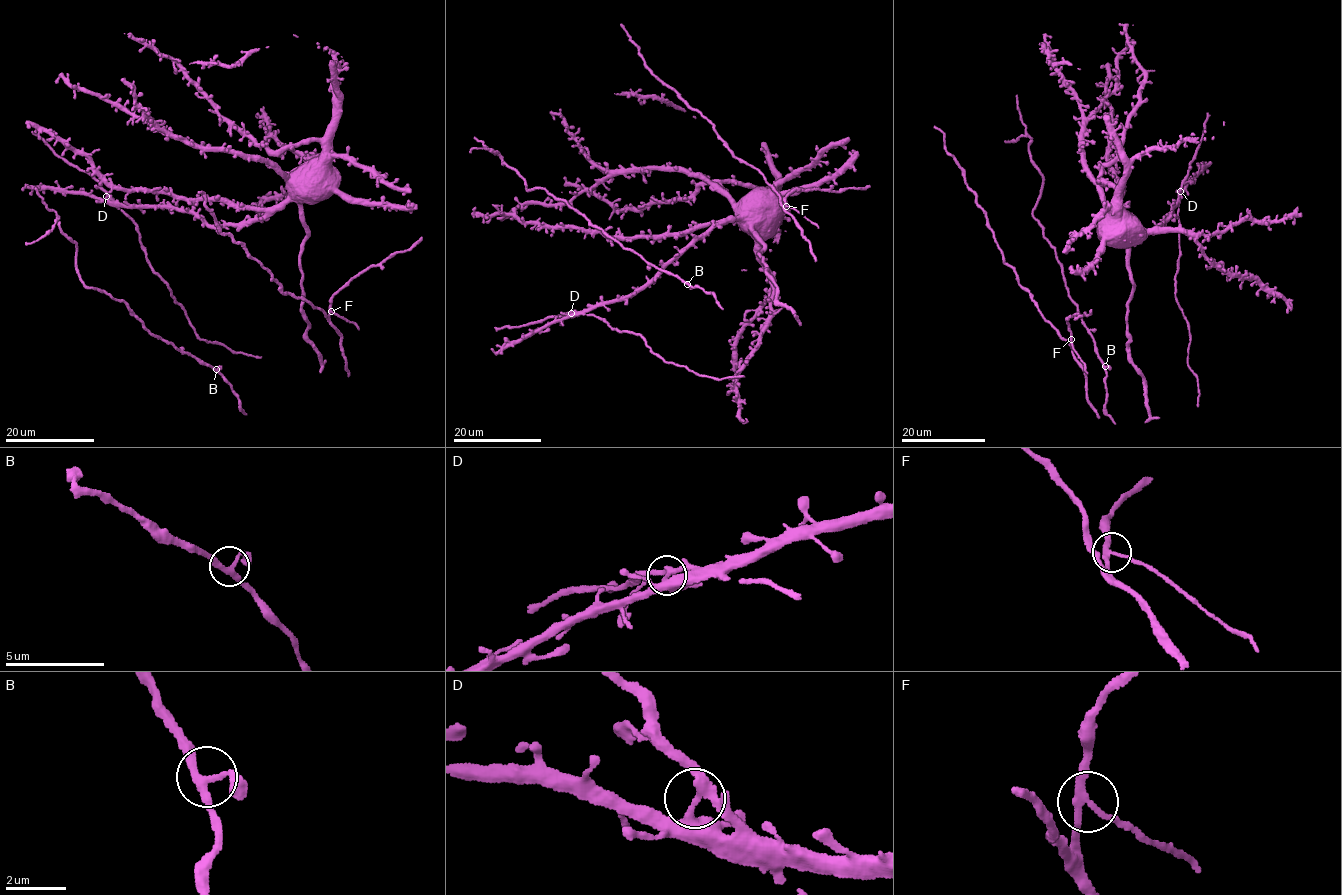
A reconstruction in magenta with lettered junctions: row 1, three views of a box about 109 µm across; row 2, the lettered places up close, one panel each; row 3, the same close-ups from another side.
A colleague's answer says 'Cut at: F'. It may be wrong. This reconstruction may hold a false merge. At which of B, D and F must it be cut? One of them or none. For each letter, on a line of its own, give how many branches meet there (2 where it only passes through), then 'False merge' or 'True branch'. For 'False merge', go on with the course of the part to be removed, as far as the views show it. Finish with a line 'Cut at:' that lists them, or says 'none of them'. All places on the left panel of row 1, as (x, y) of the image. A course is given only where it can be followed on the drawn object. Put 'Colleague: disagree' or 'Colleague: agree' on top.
Colleague: agree
B: Branches: 3. True branch
D: Branches: 3. True branch
F: Branches: 3. False merge. Course of the part to remove: (331, 311), (359, 329)
Cut at: F

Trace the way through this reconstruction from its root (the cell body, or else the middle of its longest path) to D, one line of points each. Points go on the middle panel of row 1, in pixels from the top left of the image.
D: (751, 215), (726, 219), (708, 229), (681, 248), (657, 276), (629, 295), (571, 313)

